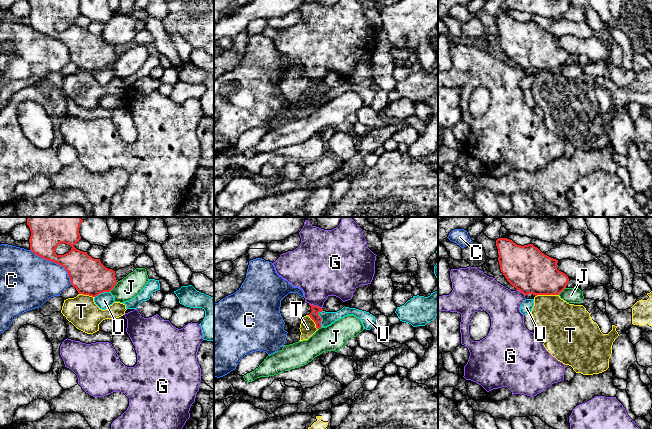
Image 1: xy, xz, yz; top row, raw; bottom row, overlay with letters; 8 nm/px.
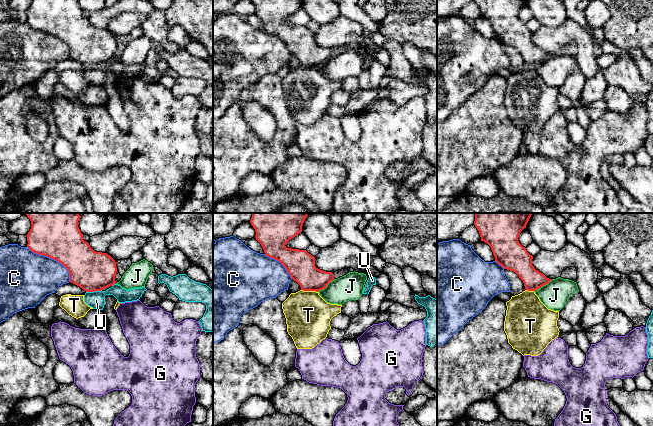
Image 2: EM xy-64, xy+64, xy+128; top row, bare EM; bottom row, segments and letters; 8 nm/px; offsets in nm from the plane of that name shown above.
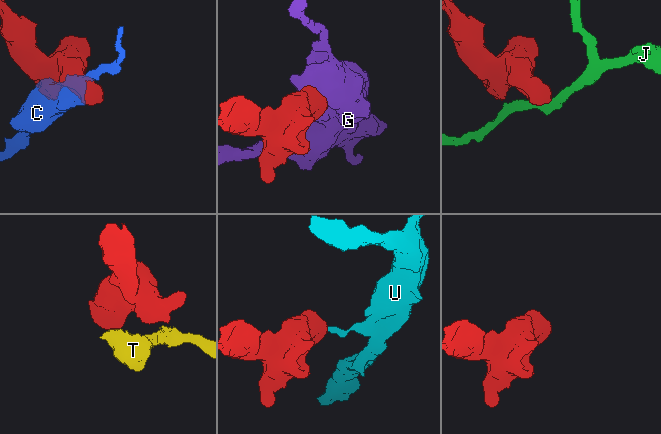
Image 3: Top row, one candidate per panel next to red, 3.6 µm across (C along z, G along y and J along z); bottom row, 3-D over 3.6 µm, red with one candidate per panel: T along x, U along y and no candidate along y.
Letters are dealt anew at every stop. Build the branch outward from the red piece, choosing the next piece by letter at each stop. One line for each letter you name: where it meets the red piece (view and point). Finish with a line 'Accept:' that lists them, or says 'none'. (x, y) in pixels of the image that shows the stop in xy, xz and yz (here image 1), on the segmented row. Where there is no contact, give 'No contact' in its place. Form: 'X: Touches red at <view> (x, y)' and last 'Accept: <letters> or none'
Accept: none

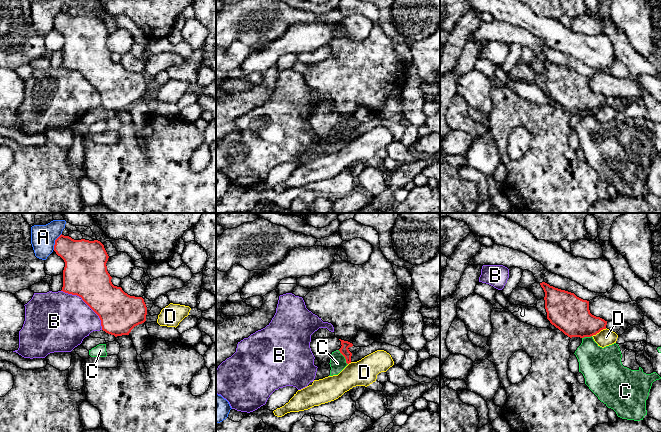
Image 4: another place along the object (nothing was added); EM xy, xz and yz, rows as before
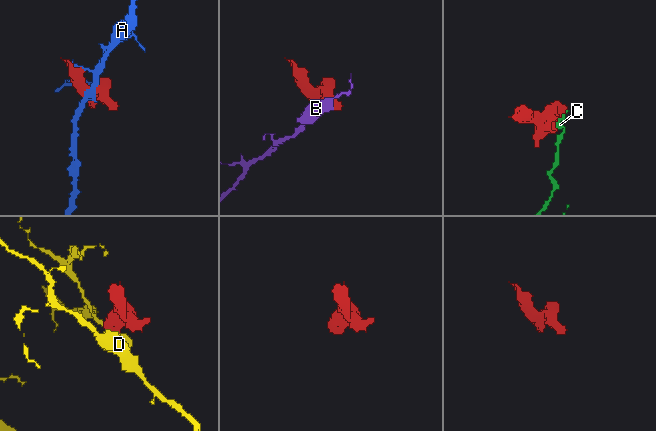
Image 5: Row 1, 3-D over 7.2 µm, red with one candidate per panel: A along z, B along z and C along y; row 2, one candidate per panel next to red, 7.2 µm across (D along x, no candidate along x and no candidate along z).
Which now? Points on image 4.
Accept: none

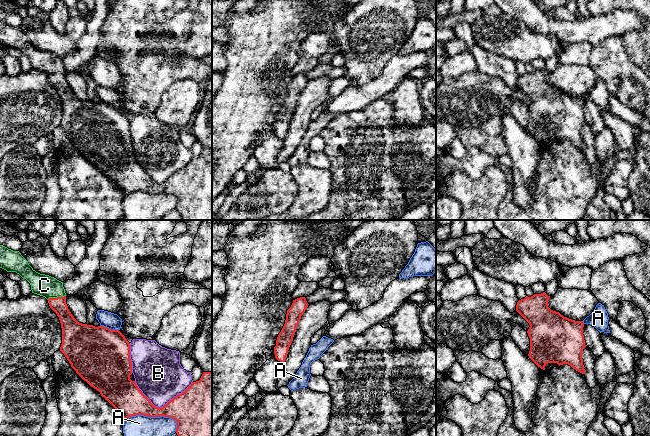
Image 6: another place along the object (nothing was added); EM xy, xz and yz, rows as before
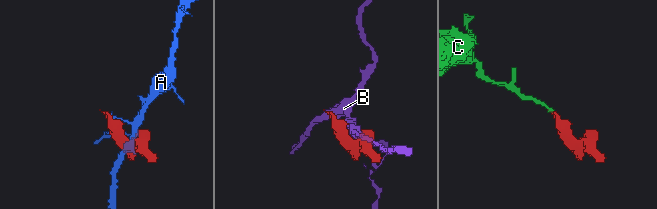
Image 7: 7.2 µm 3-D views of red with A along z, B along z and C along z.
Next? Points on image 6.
C: Touches red at xy (57, 297)
Accept: C

